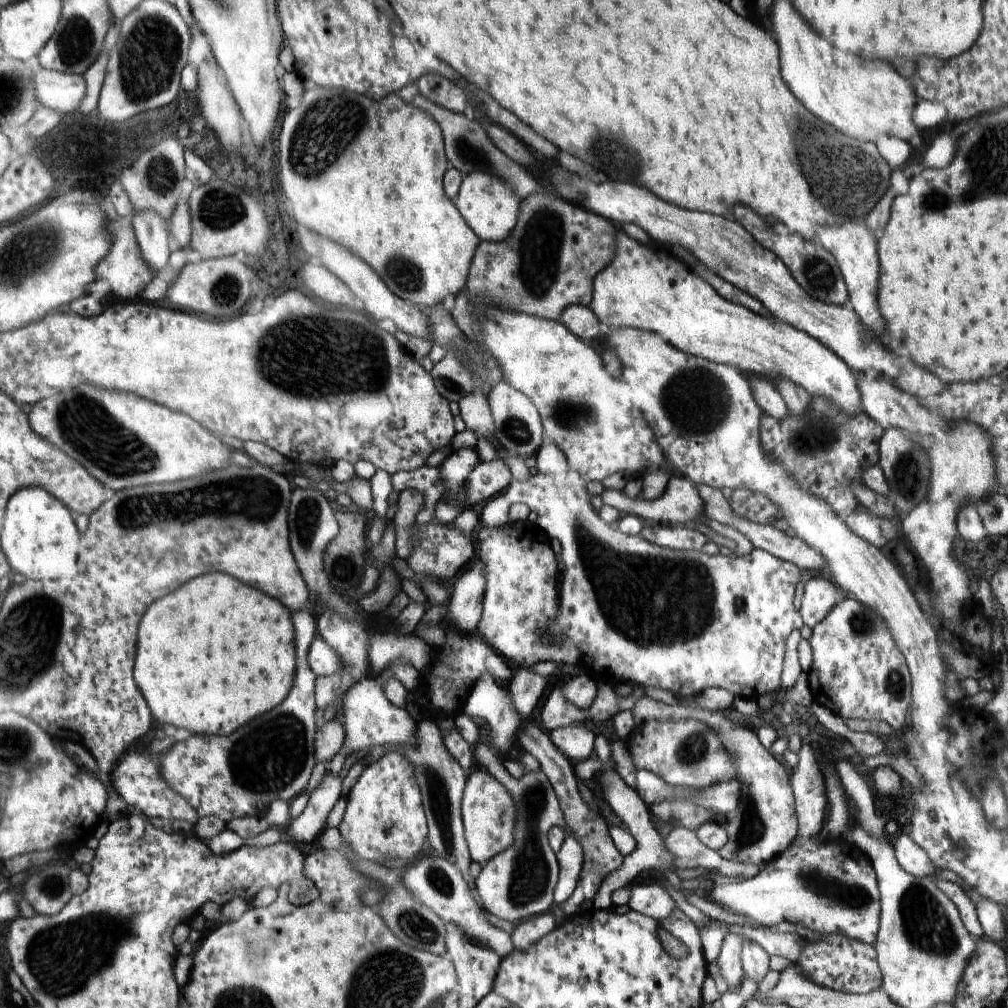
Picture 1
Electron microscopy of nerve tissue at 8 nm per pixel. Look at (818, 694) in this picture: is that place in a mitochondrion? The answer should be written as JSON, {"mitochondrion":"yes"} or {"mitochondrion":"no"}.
{"mitochondrion":"no"}

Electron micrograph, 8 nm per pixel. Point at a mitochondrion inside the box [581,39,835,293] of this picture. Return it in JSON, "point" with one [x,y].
{"point":[609,152]}

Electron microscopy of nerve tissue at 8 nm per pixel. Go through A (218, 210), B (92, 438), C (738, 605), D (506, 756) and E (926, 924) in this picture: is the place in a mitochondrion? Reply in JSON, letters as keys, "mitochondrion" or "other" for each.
{"A":"mitochondrion","B":"mitochondrion","C":"mitochondrion","D":"other","E":"mitochondrion"}

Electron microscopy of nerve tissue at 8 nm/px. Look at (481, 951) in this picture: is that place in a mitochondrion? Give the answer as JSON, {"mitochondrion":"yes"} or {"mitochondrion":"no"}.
{"mitochondrion":"no"}

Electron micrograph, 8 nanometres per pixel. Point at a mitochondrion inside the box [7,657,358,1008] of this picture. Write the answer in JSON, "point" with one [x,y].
{"point":[64,959]}

